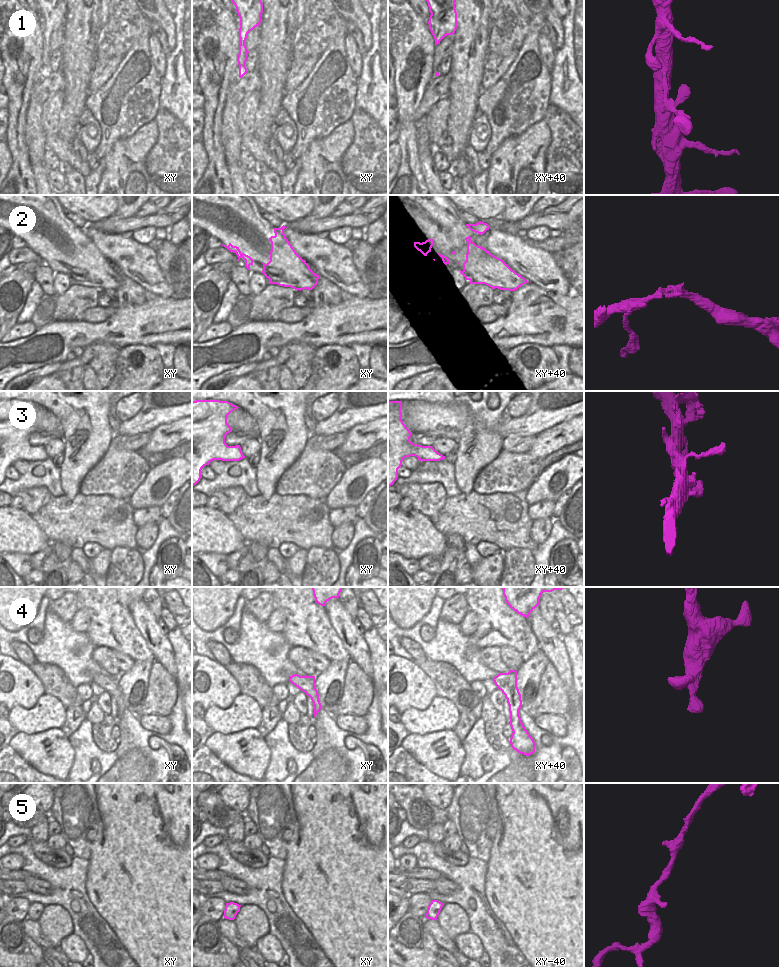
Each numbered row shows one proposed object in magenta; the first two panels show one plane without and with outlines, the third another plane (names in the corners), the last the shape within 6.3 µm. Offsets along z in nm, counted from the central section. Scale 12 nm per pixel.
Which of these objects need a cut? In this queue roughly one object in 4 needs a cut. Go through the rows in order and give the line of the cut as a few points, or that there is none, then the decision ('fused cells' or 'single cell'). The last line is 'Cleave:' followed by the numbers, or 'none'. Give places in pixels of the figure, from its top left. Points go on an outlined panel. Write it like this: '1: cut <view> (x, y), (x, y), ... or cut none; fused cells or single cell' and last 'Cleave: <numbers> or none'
1: cut none; single cell
2: cut none; single cell
3: cut none; single cell
4: cut none; single cell
5: cut none; single cell
Cleave: none

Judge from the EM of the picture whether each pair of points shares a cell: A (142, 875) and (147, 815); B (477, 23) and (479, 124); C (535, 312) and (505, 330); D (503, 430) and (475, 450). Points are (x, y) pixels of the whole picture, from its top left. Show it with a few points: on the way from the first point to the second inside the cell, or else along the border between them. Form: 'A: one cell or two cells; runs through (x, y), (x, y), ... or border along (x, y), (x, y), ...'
A: one cell; runs through (147, 860), (147, 830)
B: two cells; border along (474, 121), (467, 143)
C: one cell; runs through (528, 319), (512, 329)
D: two cells; border along (499, 421), (493, 429), (503, 438)

